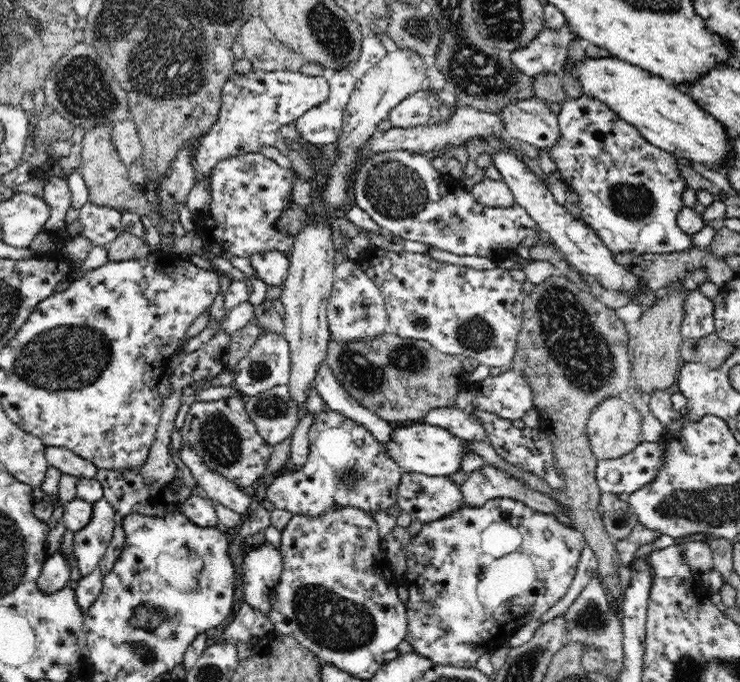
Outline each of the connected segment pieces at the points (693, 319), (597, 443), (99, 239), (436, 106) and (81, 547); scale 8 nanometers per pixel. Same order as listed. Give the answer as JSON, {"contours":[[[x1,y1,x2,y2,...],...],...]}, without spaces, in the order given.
{"contours":[[[696,287,687,290,684,309,686,314,680,324,682,339,701,339,715,332,715,320,713,317,714,303,708,297,700,293]],[[620,397,604,400,590,413,586,432,592,452,597,459,613,459,632,452,644,440,641,436,642,417]],[[85,203,80,209,79,223,83,226,82,234,92,241,93,246,107,246,110,241,116,240,119,233,122,233,120,223,121,212,116,208,108,208,105,205]],[[418,90,406,96,398,106,389,112,392,127,410,128,418,126,440,126,452,119,456,109,453,105,438,100,436,91]],[[102,498,93,504,93,516,90,524,74,533,74,556,78,561,81,576,88,576,99,566,106,549,112,540,115,528,114,508]]]}

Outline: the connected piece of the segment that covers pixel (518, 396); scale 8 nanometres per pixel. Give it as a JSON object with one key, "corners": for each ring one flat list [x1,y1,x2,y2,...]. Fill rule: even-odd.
{"corners":[[506,368,498,376,488,375,474,386,472,408,488,411,500,418,514,421,522,418,528,410,534,410,534,393,530,383,522,375]]}

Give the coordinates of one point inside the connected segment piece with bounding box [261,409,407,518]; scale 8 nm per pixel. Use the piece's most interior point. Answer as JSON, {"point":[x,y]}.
{"point":[346,467]}

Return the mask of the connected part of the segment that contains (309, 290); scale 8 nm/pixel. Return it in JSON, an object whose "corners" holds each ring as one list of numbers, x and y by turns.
{"corners":[[316,222,306,226,300,234,294,236,289,256,289,267,282,289,281,302,285,308,283,323,284,336,292,352,292,370,288,380,288,389,294,402,304,408,306,388,314,382,315,376,325,360,330,337,327,306,333,290,334,244,330,228]]}

